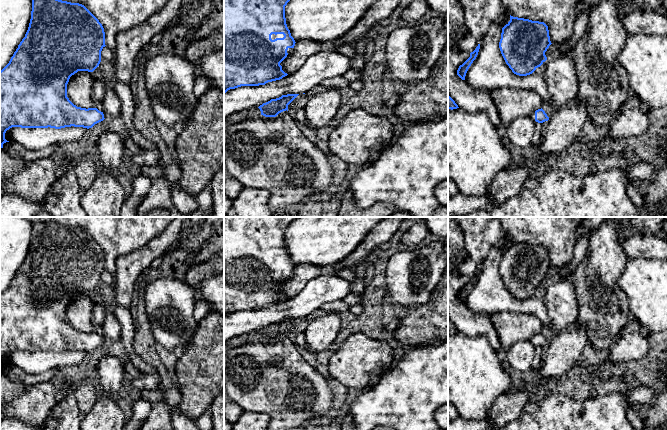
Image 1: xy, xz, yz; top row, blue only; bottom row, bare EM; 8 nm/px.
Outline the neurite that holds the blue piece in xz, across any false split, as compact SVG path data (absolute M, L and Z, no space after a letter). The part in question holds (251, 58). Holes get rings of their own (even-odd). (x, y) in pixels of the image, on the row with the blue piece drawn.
M224 0L224 93L241 86L259 86L280 80L288 74L282 70L280 63L293 51L295 40L286 24L285 6L290 0Z

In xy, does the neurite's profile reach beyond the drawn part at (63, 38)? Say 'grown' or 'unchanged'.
unchanged

